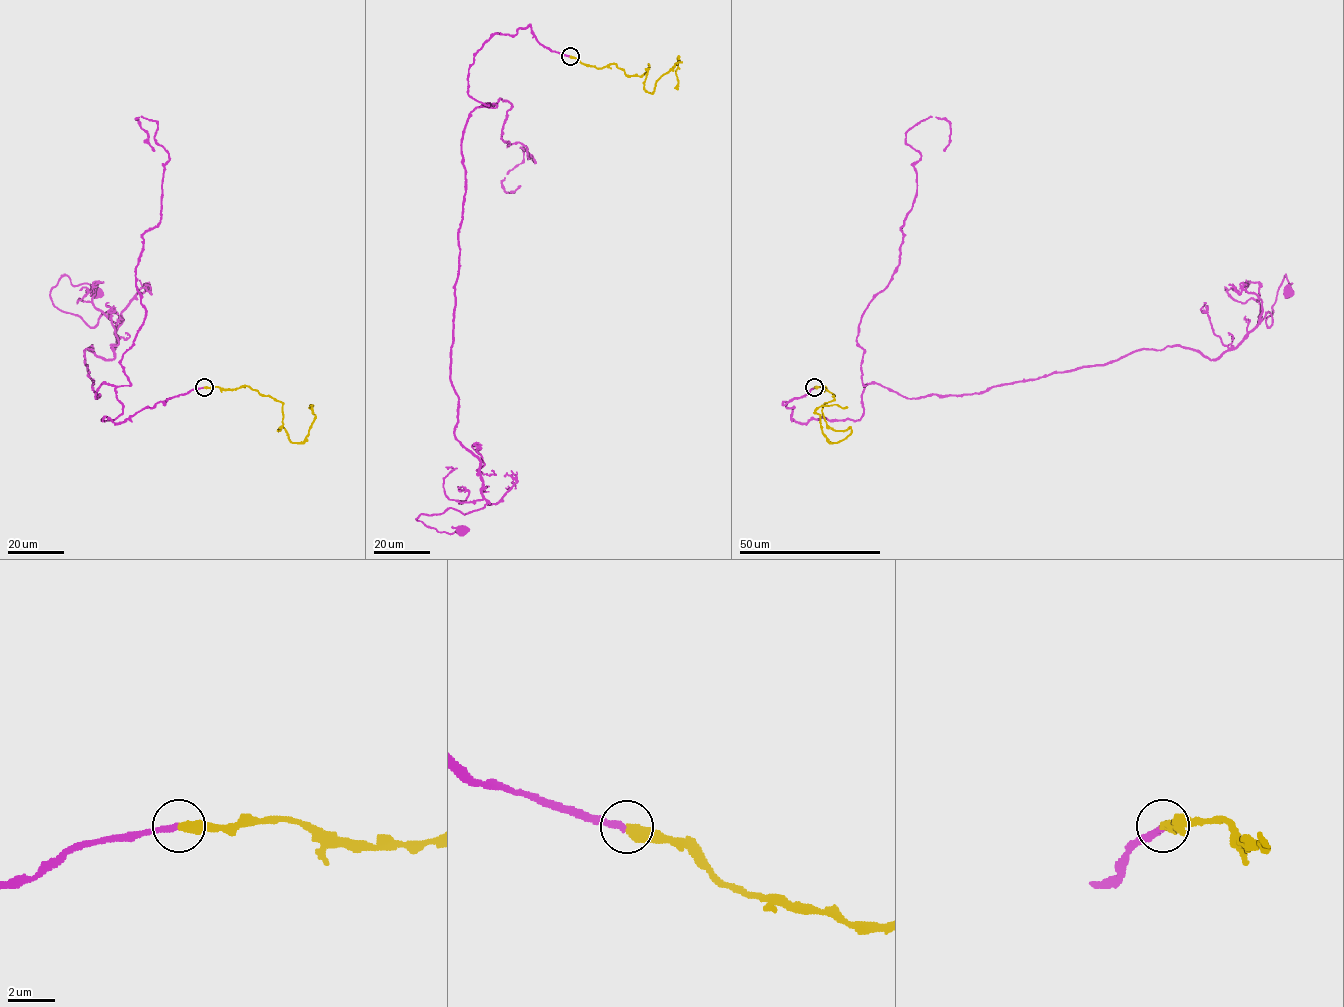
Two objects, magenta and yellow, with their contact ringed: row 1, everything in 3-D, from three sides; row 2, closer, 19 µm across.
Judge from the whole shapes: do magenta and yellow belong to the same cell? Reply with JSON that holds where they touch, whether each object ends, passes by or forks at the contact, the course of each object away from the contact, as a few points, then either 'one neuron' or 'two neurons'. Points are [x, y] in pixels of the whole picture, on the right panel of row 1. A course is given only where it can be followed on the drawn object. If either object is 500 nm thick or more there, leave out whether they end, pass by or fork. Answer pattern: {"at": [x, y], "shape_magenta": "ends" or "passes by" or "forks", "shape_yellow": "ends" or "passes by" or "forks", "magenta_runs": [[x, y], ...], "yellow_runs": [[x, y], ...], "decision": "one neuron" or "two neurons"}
{"at": [814, 387], "shape_magenta": "ends", "shape_yellow": "ends", "magenta_runs": [[814, 387], [796, 421], [859, 420], [870, 384], [1216, 360], [1287, 292]], "yellow_runs": [[814, 387], [823, 386], [833, 394], [824, 405], [827, 424], [851, 431], [830, 443], [815, 411], [847, 406]], "decision": "one neuron"}

